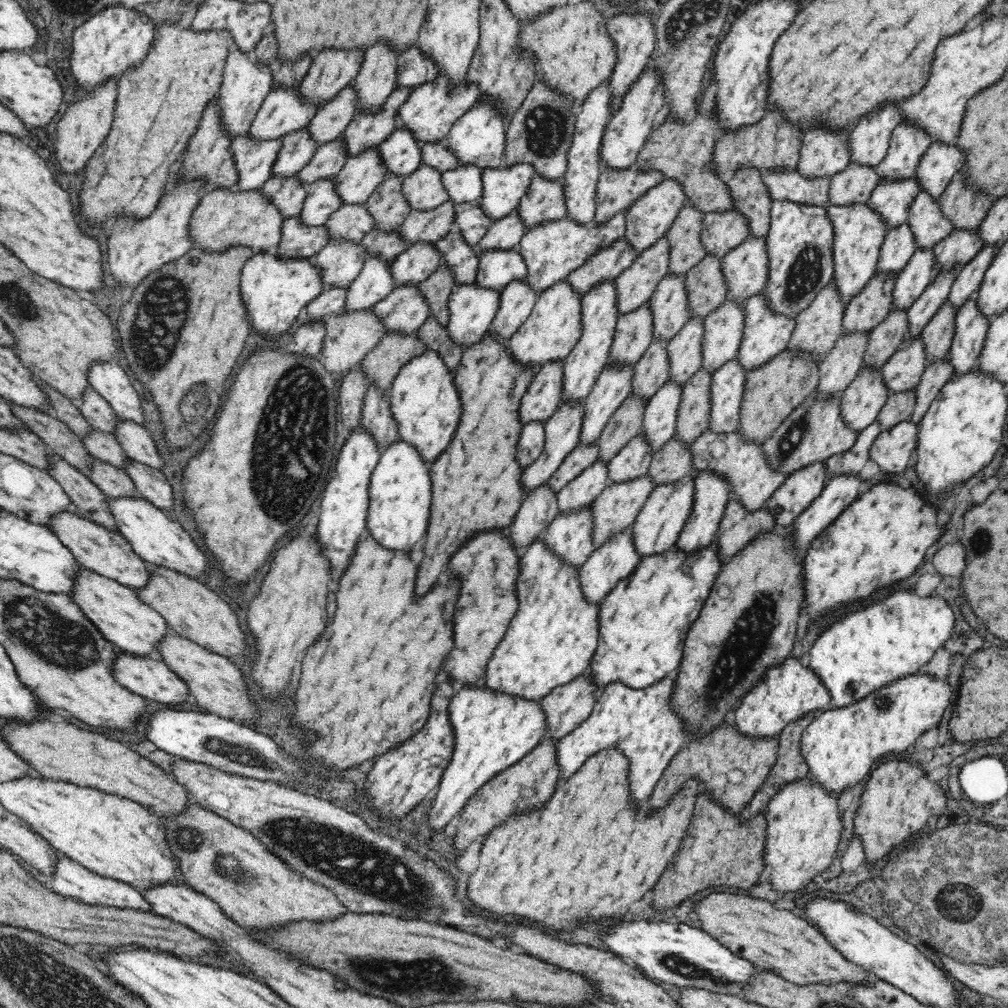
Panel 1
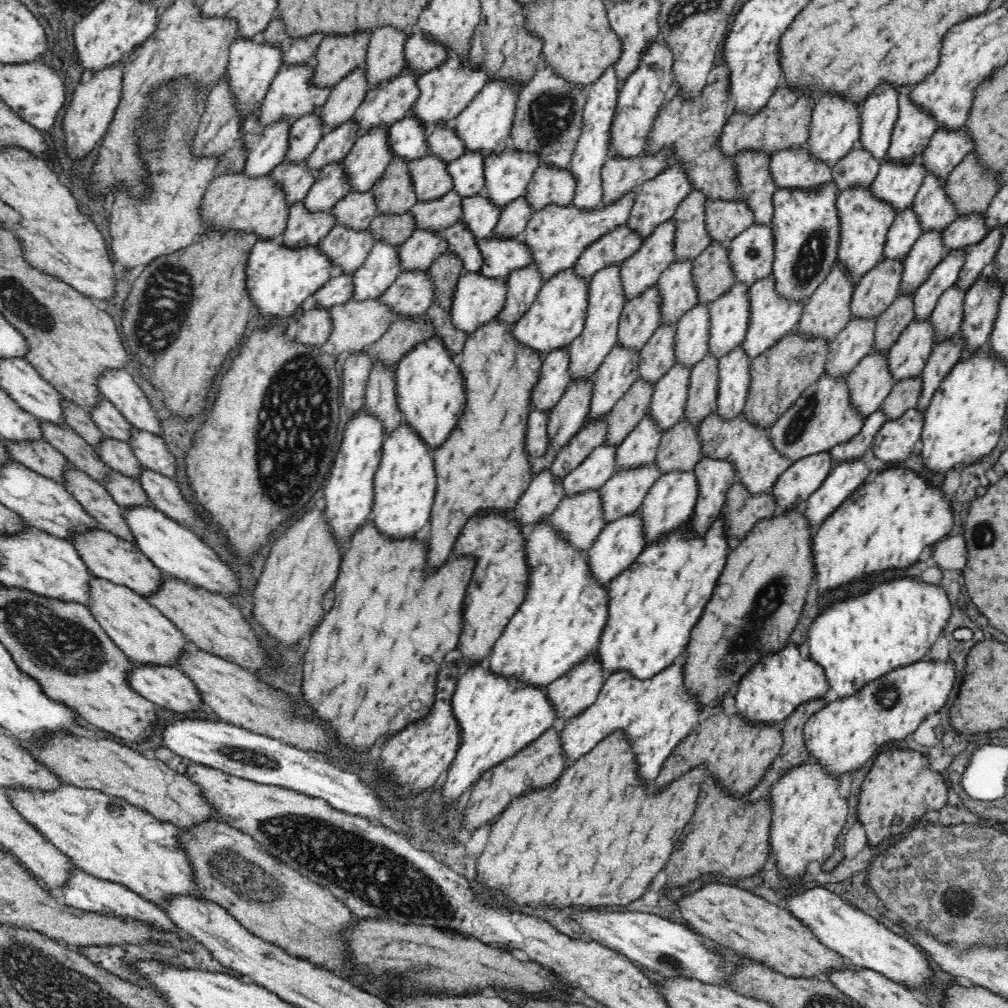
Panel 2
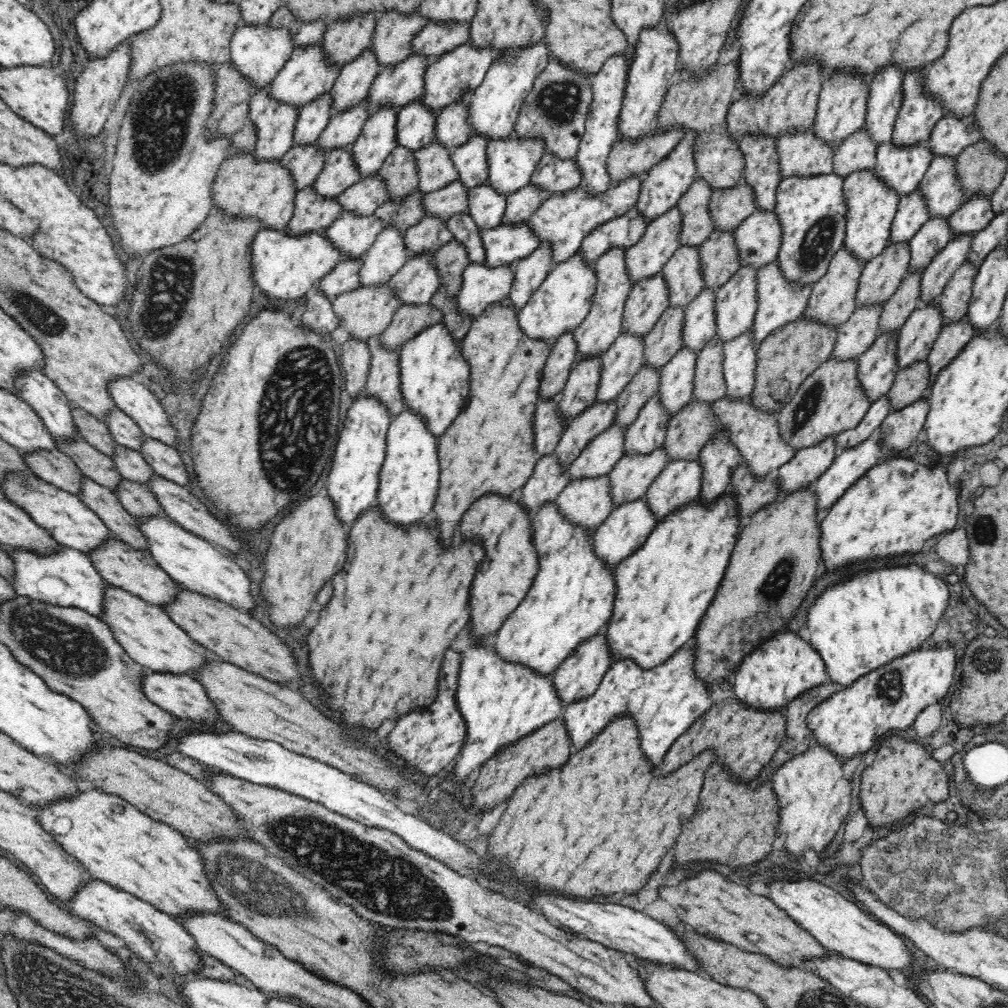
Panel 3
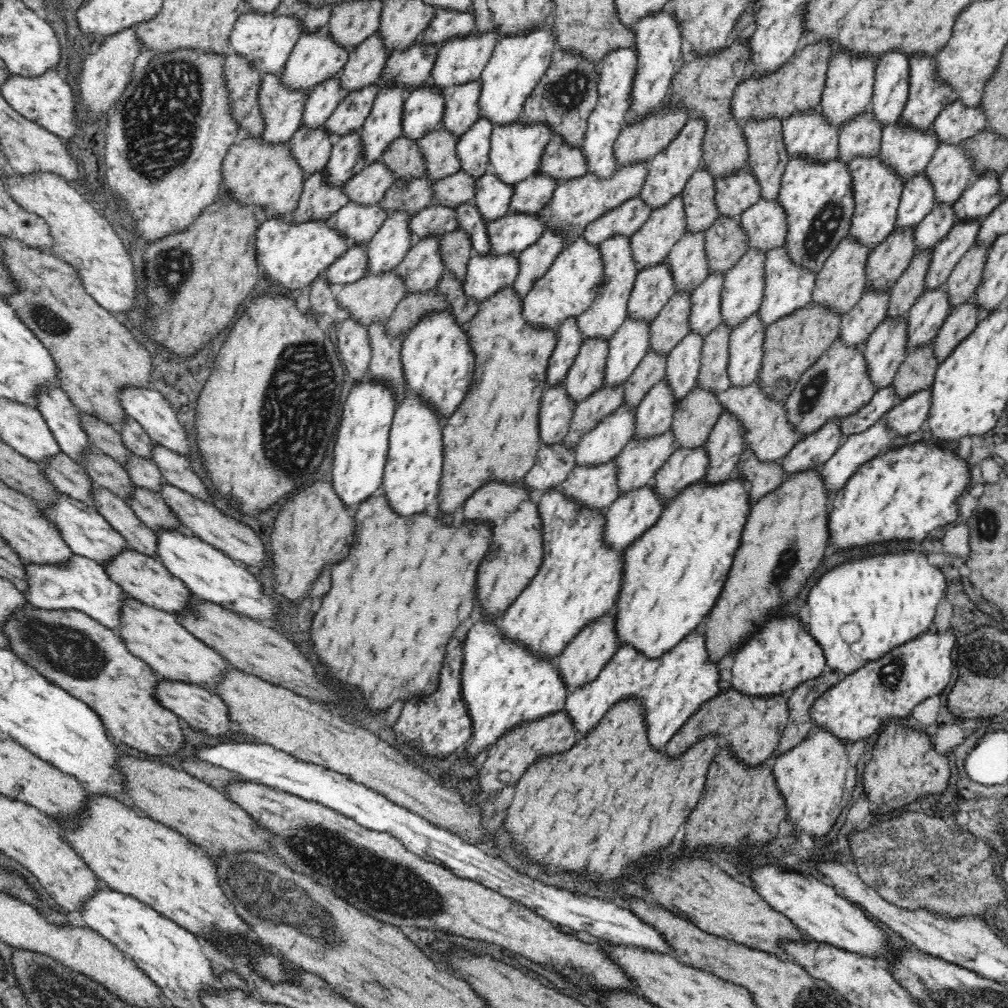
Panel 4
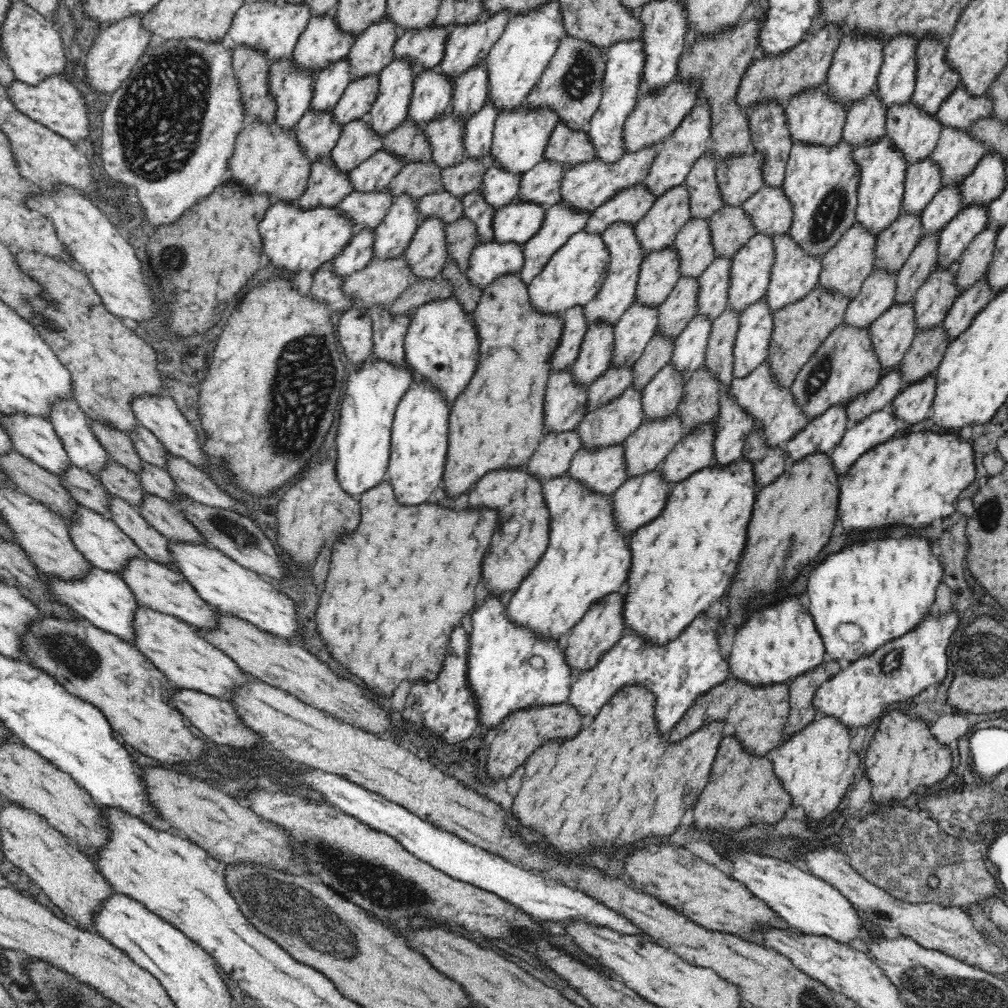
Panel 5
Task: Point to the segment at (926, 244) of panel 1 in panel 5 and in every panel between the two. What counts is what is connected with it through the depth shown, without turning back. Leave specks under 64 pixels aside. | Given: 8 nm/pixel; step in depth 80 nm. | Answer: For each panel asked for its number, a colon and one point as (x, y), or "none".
2: (934, 212)
3: (940, 190)
4: (949, 172)
5: (956, 154)

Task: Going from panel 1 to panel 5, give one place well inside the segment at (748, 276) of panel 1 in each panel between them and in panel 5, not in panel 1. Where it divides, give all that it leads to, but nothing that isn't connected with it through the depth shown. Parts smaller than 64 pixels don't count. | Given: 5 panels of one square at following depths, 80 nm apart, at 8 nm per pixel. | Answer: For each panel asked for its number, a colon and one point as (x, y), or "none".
2: (751, 254)
3: (757, 240)
4: (764, 223)
5: (770, 212)

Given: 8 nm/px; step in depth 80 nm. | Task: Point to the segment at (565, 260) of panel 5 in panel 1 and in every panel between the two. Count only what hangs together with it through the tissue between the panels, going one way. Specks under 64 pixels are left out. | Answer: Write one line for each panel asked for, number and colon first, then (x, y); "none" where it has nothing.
1: (554, 327)
2: (557, 317)
3: (563, 300)
4: (572, 283)

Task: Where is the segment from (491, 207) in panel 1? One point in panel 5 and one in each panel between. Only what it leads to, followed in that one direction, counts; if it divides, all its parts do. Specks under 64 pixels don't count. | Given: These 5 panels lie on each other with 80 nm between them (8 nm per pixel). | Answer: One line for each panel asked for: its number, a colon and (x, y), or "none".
2: (507, 175)
3: (511, 162)
4: (515, 152)
5: (519, 140)

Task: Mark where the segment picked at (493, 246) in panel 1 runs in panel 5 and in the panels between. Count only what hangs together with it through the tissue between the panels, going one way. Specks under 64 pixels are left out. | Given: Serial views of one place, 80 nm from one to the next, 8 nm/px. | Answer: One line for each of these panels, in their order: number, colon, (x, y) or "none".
2: (513, 219)
3: (520, 206)
4: (530, 196)
5: (540, 186)

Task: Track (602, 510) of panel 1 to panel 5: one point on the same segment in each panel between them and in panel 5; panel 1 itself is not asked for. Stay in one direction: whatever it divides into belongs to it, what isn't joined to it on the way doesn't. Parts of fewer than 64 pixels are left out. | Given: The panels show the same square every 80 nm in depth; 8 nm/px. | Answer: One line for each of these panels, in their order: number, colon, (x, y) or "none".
2: (622, 495)
3: (632, 475)
4: (636, 466)
5: (644, 450)

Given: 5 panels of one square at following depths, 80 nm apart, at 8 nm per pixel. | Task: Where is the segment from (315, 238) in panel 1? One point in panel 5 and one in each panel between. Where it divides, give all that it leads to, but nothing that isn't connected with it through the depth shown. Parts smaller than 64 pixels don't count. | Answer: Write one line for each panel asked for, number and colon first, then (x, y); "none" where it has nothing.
2: (303, 229)
3: (312, 214)
4: (318, 202)
5: (326, 187)

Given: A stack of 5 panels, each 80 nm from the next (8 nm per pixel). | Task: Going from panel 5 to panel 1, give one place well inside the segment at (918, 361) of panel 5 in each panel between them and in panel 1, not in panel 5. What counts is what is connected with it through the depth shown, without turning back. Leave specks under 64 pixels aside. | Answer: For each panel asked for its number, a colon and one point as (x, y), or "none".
1: (899, 407)
2: (904, 395)
3: (910, 384)
4: (917, 372)

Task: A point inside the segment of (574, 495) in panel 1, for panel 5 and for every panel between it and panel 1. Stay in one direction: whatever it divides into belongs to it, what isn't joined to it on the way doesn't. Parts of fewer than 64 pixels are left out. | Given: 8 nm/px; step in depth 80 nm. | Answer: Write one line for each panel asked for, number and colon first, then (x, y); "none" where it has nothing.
2: (591, 475)
3: (598, 459)
4: (602, 444)
5: (611, 425)

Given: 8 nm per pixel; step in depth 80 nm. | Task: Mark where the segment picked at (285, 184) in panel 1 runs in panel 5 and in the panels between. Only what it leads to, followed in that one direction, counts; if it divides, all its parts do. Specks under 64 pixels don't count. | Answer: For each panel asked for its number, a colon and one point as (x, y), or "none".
2: (295, 180)
3: (305, 163)
4: (311, 149)
5: (317, 134)

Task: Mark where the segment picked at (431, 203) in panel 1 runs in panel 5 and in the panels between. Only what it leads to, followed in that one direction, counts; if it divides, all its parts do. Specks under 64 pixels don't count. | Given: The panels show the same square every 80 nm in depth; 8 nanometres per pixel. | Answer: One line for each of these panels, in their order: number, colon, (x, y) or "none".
2: (431, 181)
3: (434, 167)
4: (438, 147)
5: (444, 134)

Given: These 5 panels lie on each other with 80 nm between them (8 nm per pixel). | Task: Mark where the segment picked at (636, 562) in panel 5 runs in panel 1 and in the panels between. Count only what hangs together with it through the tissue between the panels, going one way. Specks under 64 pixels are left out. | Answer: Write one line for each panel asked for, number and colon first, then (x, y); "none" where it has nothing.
1: (642, 625)
2: (652, 608)
3: (662, 591)
4: (672, 577)

